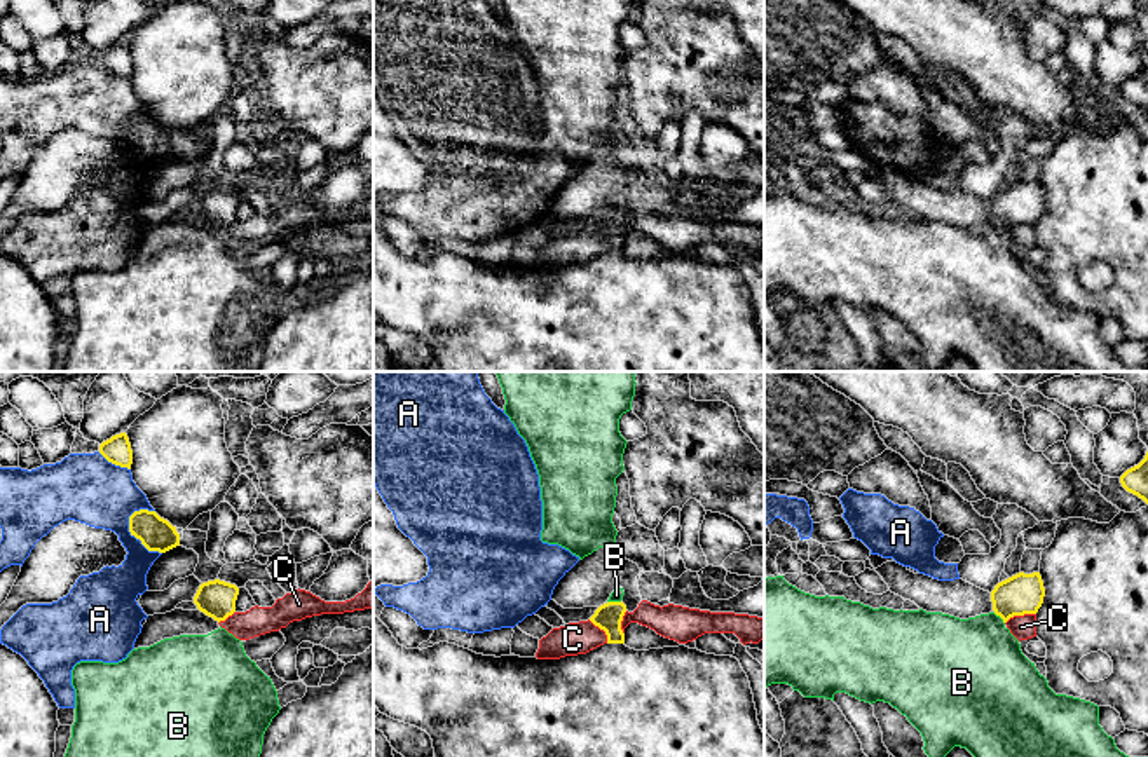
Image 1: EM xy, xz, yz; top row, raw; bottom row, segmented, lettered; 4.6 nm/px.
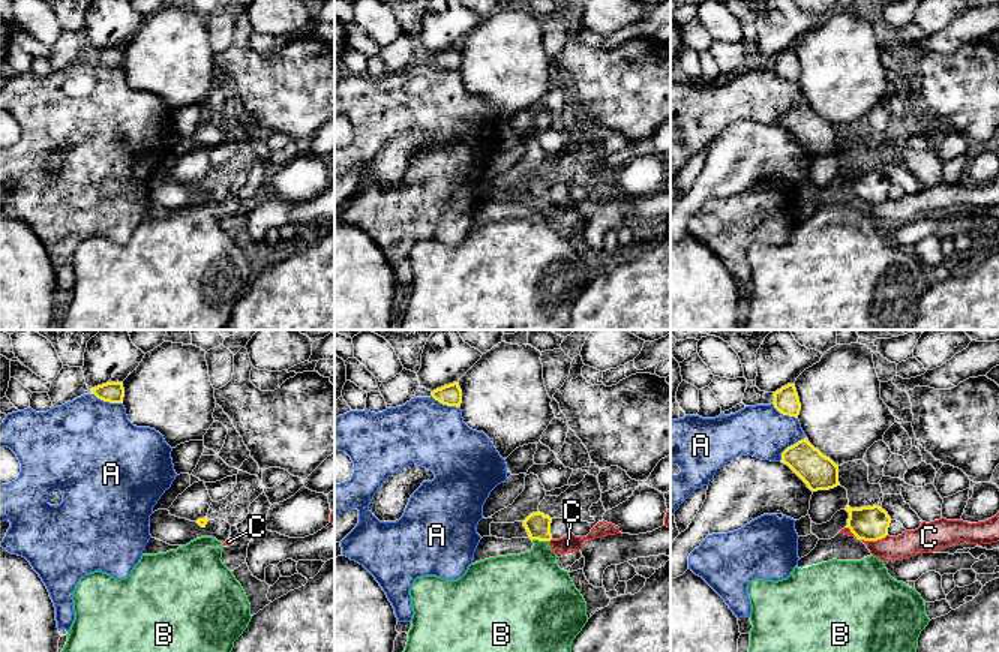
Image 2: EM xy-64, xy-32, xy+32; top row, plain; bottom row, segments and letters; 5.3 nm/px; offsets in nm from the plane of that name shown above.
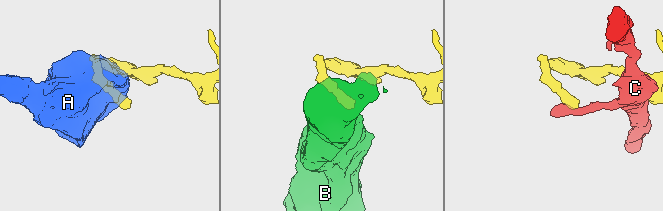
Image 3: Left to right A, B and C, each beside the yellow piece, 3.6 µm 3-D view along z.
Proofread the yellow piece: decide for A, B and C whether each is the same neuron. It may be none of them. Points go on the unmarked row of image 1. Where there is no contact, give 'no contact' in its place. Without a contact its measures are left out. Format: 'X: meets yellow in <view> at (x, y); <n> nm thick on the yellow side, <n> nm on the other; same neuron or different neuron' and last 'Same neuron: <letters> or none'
A: meets yellow in xy at (135, 145); 160 nm thick on the yellow side, 300 nm on the other; different neuron
B: meets yellow in yz at (1000, 225); 190 nm thick on the yellow side, 420 nm on the other; same neuron
C: meets yellow in yz at (1019, 224); 190 nm thick on the yellow side, 110 nm on the other; different neuron
Same neuron: B

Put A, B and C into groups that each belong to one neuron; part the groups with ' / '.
A / B / C

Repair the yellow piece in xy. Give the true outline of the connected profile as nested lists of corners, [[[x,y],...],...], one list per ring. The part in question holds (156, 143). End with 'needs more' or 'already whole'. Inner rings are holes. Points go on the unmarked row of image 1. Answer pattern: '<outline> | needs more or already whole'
[[[134,120],[129,126],[129,141],[140,148],[148,160],[166,162],[180,155],[176,136],[161,127],[155,120]]] | already whole

